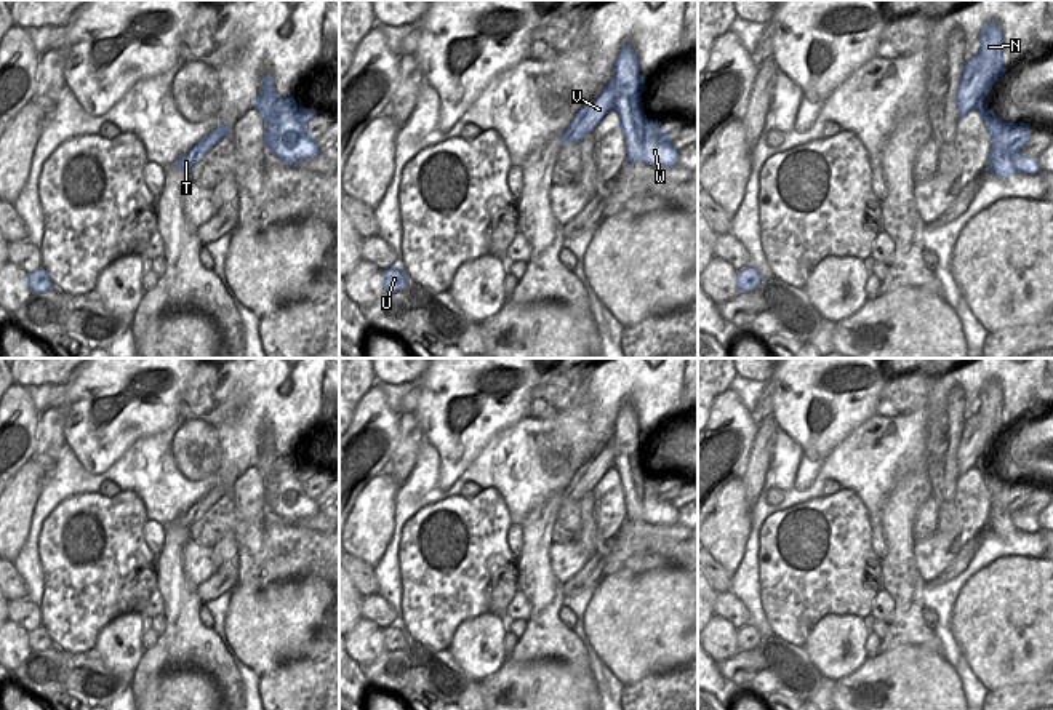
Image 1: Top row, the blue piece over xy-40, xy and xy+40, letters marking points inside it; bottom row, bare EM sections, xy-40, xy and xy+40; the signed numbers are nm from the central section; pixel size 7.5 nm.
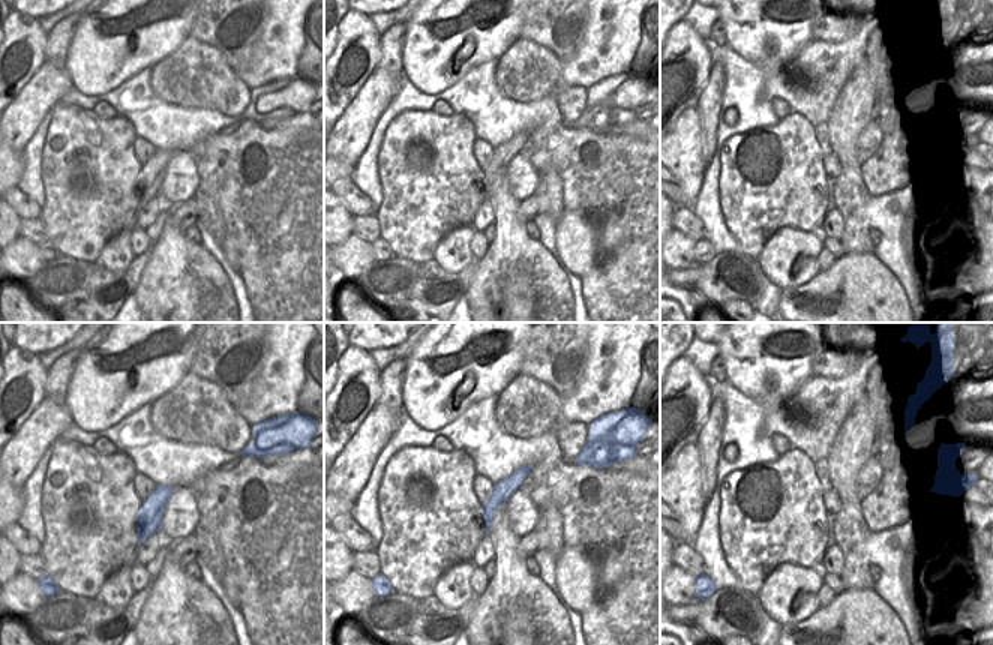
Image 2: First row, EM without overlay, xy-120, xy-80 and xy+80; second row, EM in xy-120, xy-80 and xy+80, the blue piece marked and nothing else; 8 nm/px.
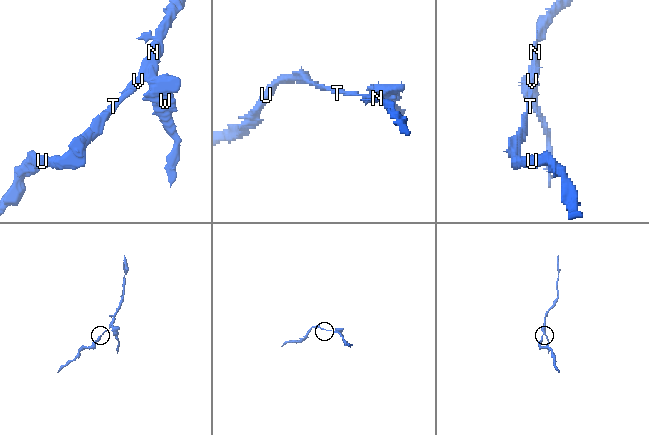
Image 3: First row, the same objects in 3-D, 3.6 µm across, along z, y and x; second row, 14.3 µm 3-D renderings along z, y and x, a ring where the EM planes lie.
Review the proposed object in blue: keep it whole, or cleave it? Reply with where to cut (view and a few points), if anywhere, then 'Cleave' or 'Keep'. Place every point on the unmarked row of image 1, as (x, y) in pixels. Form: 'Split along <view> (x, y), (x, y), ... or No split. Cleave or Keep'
Split along xy+40 (964, 426), (988, 453). Cleave.

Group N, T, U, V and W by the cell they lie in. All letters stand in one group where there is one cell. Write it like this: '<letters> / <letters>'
N W / T U V

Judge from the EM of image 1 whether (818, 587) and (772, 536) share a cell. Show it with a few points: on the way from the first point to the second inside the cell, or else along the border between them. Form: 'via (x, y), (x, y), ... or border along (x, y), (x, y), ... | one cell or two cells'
via (804, 573), (788, 566), (776, 550) | one cell

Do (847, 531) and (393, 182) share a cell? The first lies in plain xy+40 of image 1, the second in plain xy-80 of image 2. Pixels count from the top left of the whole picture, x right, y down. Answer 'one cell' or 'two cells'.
one cell

